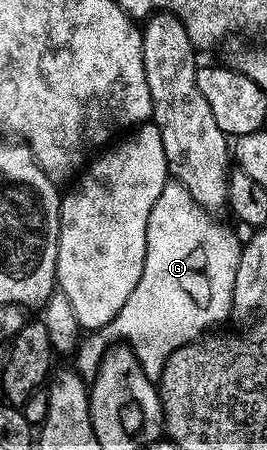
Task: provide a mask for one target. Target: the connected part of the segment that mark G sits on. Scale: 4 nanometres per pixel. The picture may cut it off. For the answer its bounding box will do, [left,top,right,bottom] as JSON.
[75,180,243,380]

